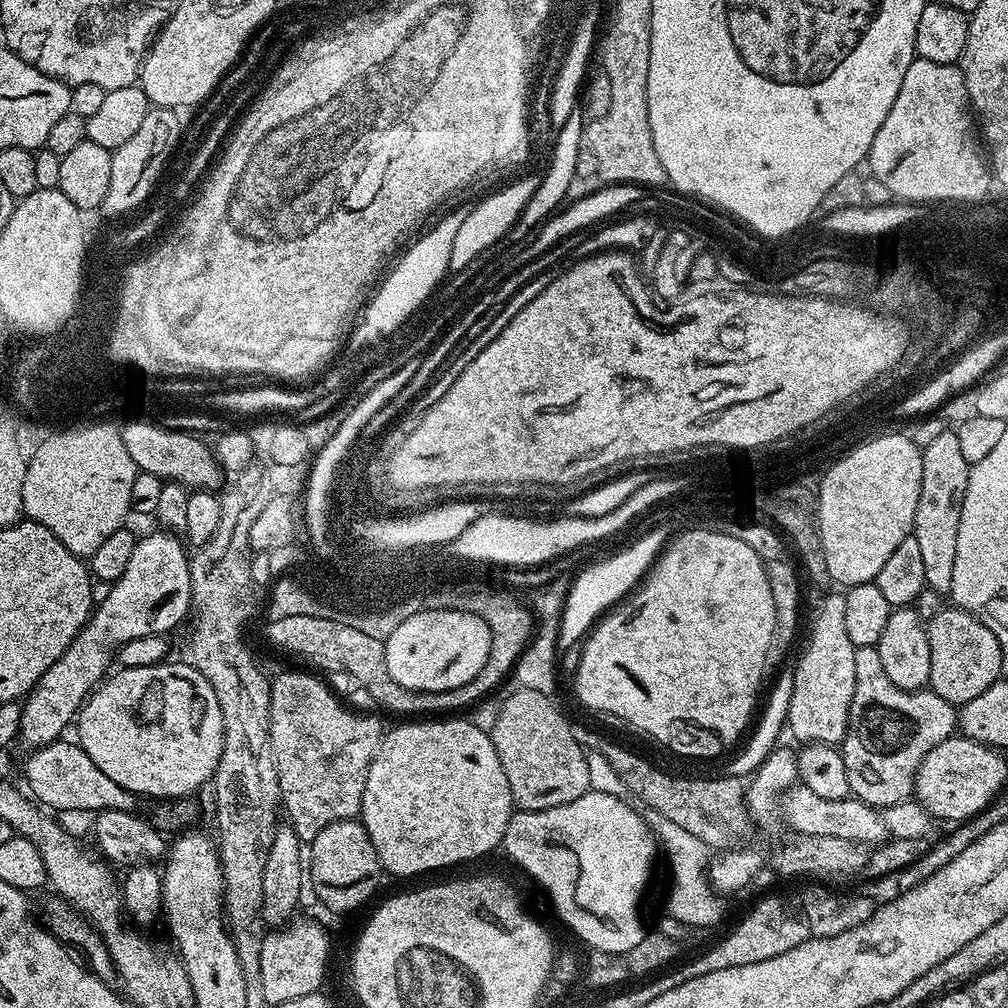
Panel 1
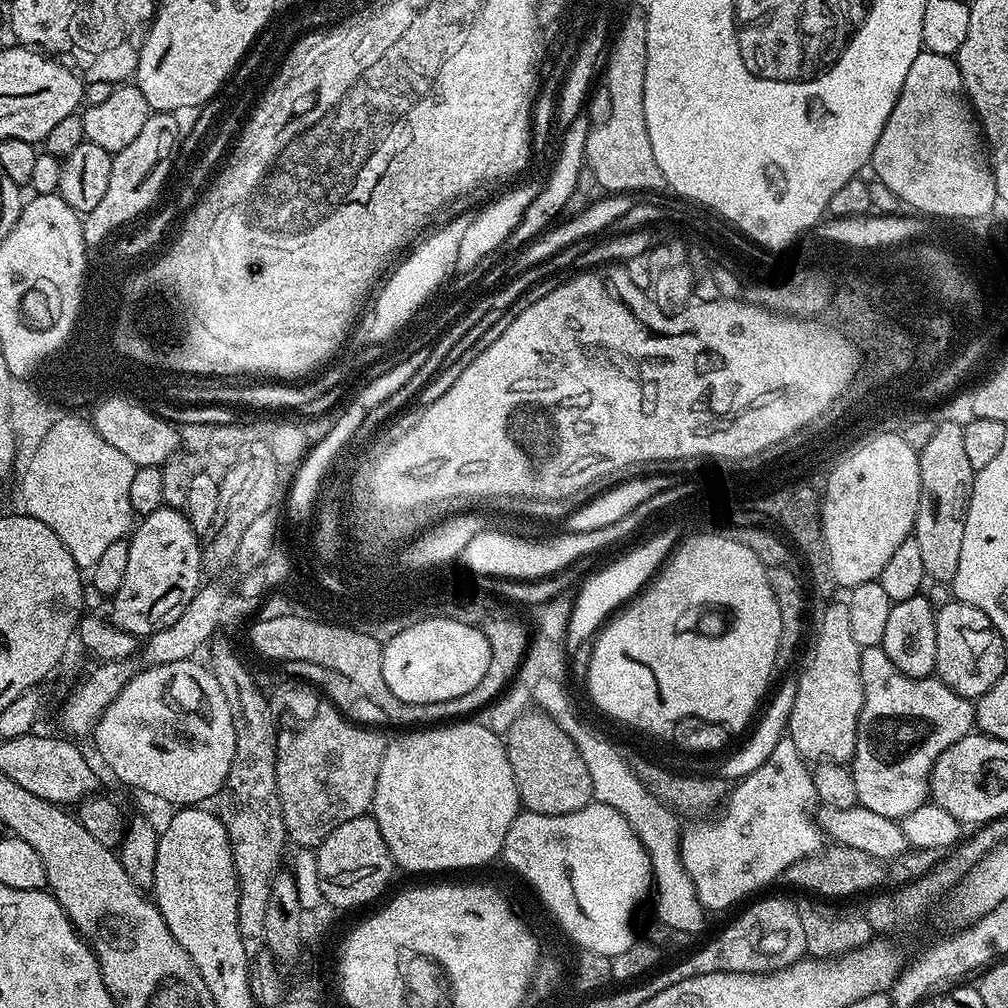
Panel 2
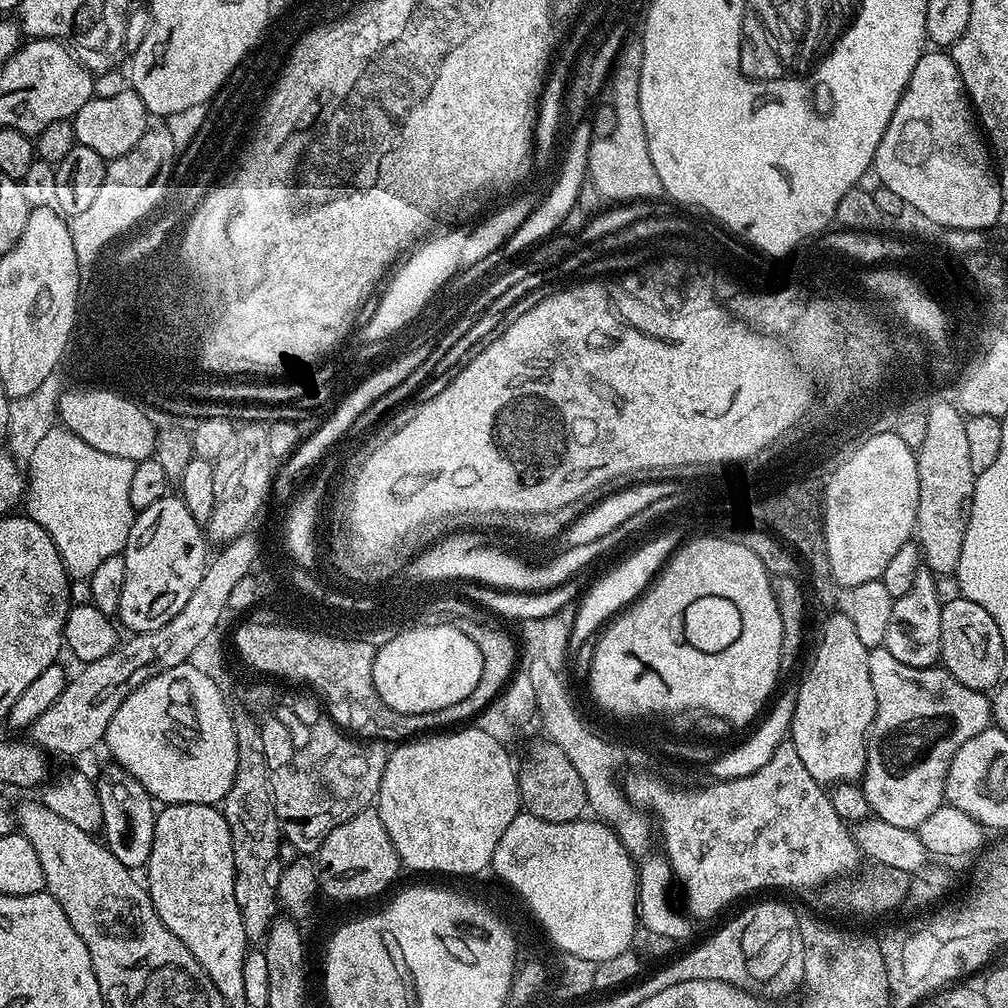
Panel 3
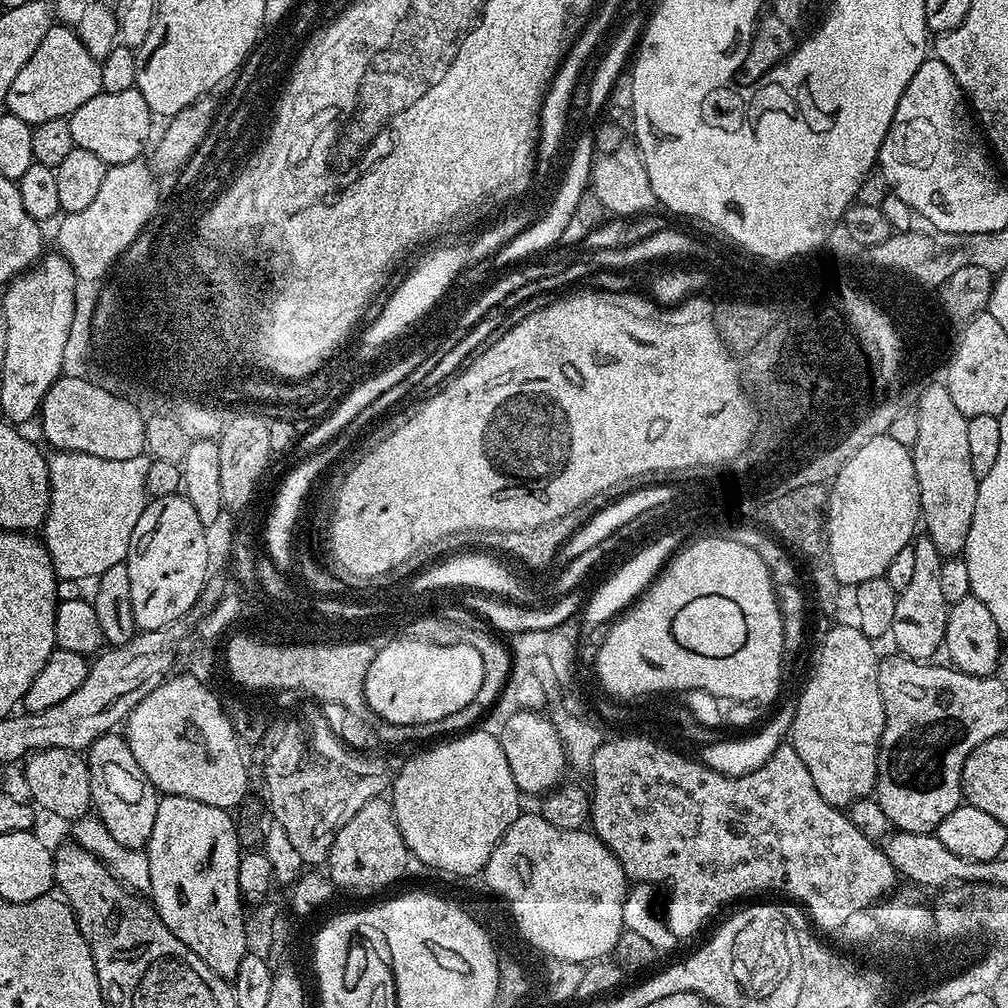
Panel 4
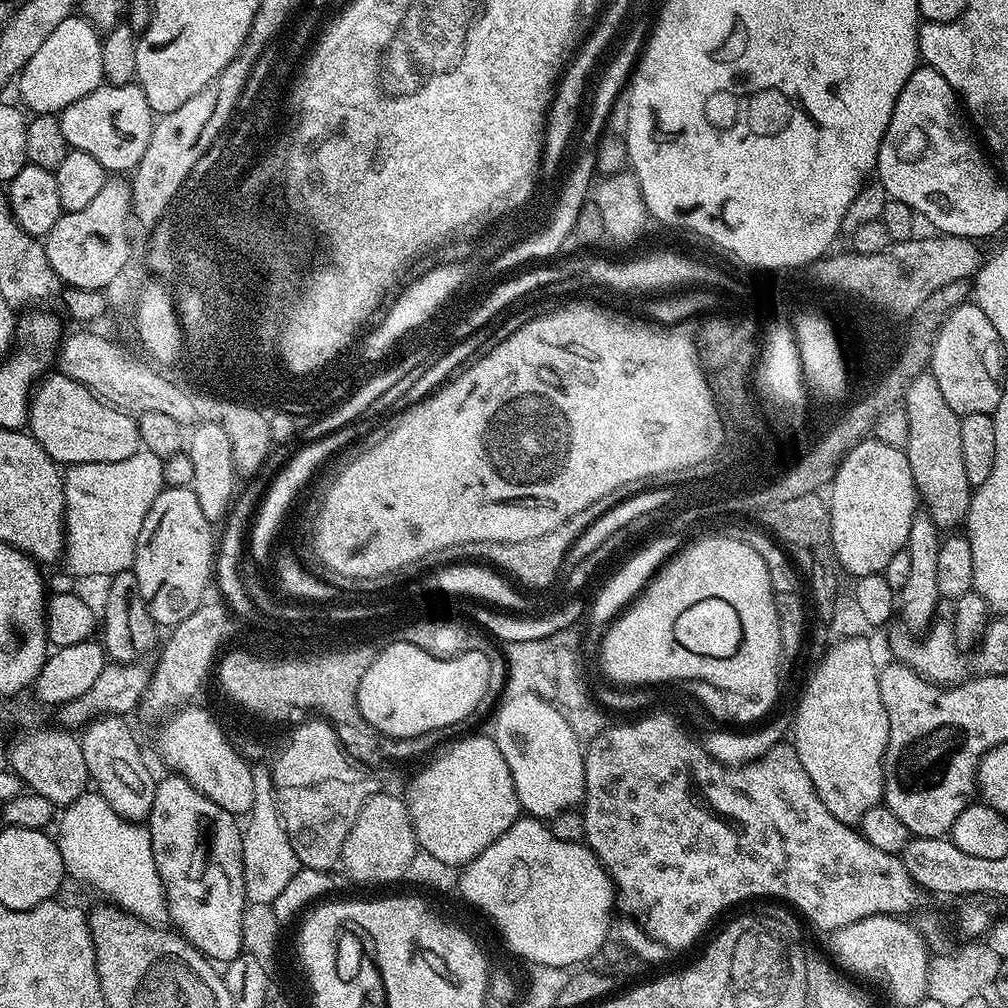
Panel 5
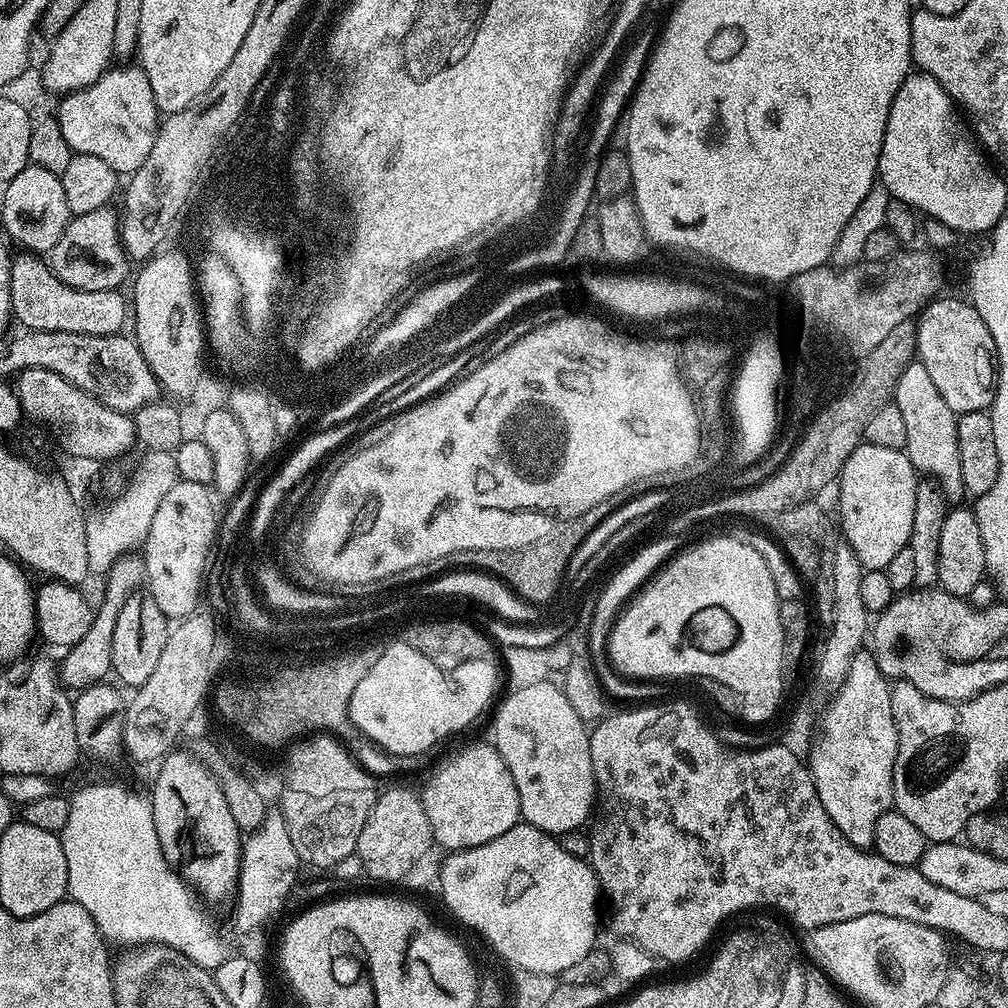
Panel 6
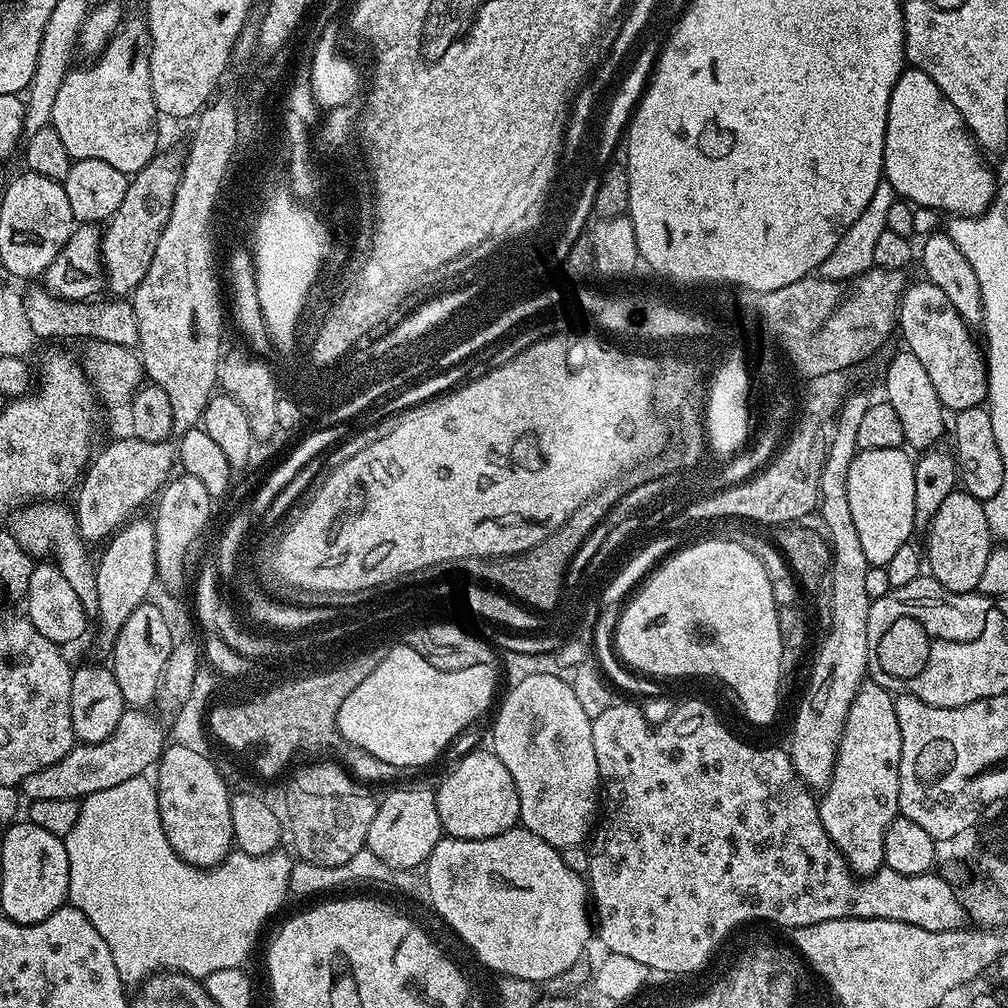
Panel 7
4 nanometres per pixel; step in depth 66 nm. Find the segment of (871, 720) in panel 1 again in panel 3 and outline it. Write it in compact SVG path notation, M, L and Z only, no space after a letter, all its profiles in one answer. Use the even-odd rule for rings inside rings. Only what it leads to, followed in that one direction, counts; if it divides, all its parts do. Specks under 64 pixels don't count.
M883 646L868 649L868 661L876 713L868 731L866 766L862 777L864 797L875 819L890 822L890 826L918 830L930 814L946 803L946 774L950 770L950 762L954 762L954 754L958 754L958 750L962 750L962 745L970 742L974 734L982 734L982 730L993 723L992 702L985 693L962 686L962 682L958 682L958 678L954 678L944 667L906 666L906 662L898 662L898 658L894 658L894 654Z

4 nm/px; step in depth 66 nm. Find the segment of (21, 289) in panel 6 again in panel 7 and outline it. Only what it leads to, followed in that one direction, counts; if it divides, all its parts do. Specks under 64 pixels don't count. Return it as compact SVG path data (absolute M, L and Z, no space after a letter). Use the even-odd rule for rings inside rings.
M47 289L29 292L24 304L30 328L37 339L42 338L82 338L81 340L100 340L131 348L139 345L137 316L131 301L110 298L108 302L69 301L52 295Z

